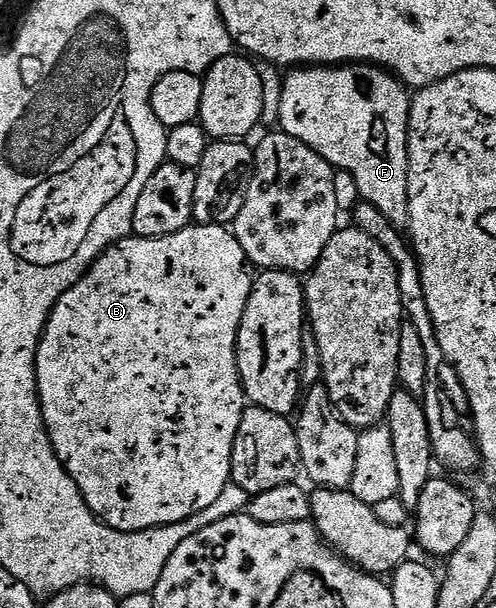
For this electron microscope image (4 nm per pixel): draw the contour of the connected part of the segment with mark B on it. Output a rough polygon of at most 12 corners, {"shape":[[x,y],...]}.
{"shape":[[124,237],[53,307],[43,422],[131,533],[231,481],[252,266]]}

